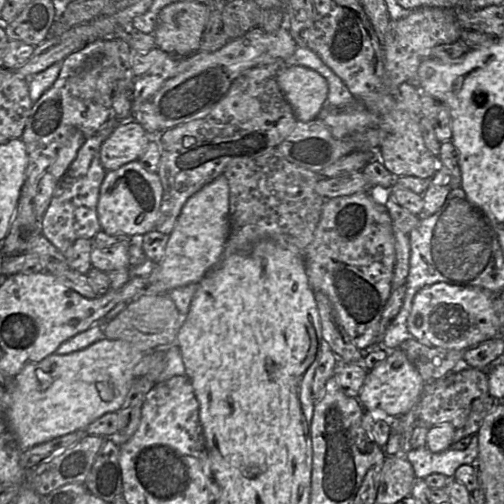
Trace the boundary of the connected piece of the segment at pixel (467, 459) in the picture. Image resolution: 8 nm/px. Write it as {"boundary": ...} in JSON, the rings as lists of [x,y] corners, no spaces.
{"boundary":[[[474,434],[465,450],[449,447],[440,453],[431,452],[426,446],[406,452],[406,459],[412,464],[415,476],[425,479],[431,474],[443,474],[453,478],[461,465],[474,465],[479,453],[478,436]]]}

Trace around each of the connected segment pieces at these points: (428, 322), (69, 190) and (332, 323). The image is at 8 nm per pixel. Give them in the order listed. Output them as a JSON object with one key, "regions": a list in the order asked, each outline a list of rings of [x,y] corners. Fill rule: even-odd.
{"regions":[[[[446,282],[425,286],[413,298],[407,319],[408,331],[424,345],[454,350],[467,350],[483,341],[503,336],[503,326],[494,308],[496,295],[480,287]]],[[[110,117],[96,133],[86,139],[67,171],[58,180],[50,204],[40,220],[41,233],[63,254],[77,239],[92,240],[101,230],[96,207],[106,170],[100,162],[100,147],[121,122]]],[[[314,291],[314,298],[319,311],[322,337],[340,363],[362,364],[365,355],[344,331],[328,297],[320,291]]]]}

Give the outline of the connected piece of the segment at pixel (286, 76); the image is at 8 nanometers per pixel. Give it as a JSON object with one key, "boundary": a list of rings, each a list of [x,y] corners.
{"boundary":[[[289,66],[278,75],[277,83],[300,122],[316,119],[327,105],[328,82],[310,68]]]}

